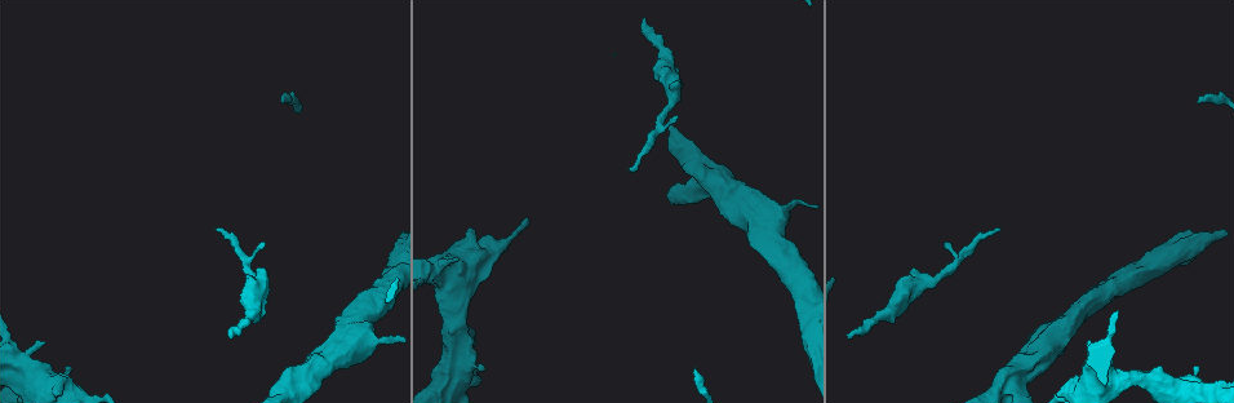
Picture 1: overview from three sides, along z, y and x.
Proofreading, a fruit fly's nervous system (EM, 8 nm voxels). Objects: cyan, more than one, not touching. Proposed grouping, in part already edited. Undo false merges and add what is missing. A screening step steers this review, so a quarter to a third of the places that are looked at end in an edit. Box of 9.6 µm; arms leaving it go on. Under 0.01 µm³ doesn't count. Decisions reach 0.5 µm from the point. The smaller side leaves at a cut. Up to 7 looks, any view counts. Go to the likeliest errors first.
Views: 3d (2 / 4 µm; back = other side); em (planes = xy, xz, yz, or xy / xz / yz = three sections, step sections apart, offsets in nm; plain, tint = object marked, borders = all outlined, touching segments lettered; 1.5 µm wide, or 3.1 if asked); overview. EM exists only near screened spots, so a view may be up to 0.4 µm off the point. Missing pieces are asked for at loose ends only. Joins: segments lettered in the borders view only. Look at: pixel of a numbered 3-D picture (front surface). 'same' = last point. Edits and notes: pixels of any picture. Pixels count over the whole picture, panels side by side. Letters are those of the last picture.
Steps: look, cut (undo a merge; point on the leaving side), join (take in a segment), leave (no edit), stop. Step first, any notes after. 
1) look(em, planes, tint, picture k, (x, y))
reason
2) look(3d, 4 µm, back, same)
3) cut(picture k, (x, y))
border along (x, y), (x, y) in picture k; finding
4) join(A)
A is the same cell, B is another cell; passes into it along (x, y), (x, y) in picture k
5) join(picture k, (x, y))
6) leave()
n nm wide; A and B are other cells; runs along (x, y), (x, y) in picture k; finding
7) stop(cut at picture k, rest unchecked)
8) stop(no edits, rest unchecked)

look(3d, 2 µm, picture 1, (999, 230))
an open end

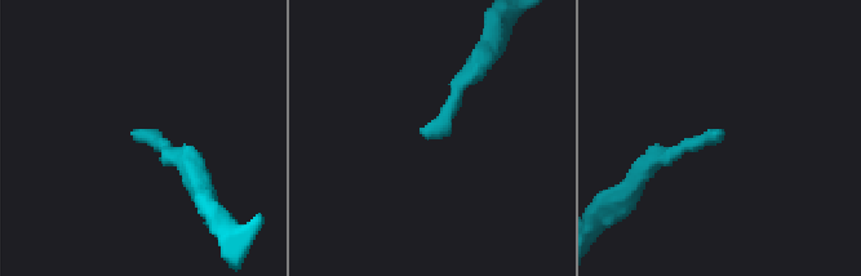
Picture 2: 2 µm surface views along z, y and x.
look(em, xz, step 4, tint, picture 2, (720, 129))

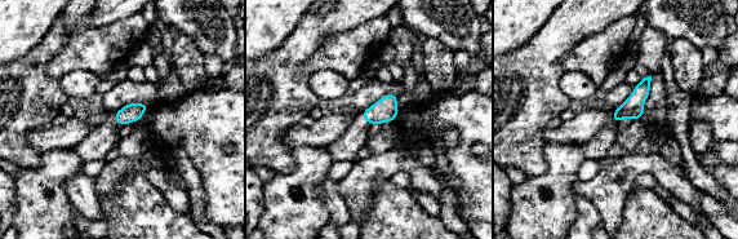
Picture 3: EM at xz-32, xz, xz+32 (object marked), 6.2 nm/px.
look(em, planes, borders, same)

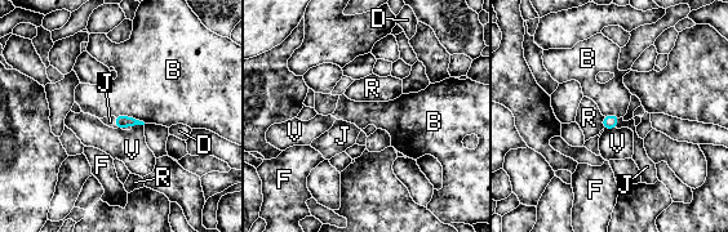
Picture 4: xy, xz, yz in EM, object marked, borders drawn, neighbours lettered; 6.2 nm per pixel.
join(J)
B touches over 200 nm; J is the same cell, B, D, F, R and V are other cells; passes into it along (121, 121), (115, 121), (110, 121) in picture 4; it goes on there

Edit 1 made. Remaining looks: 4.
look(overview)

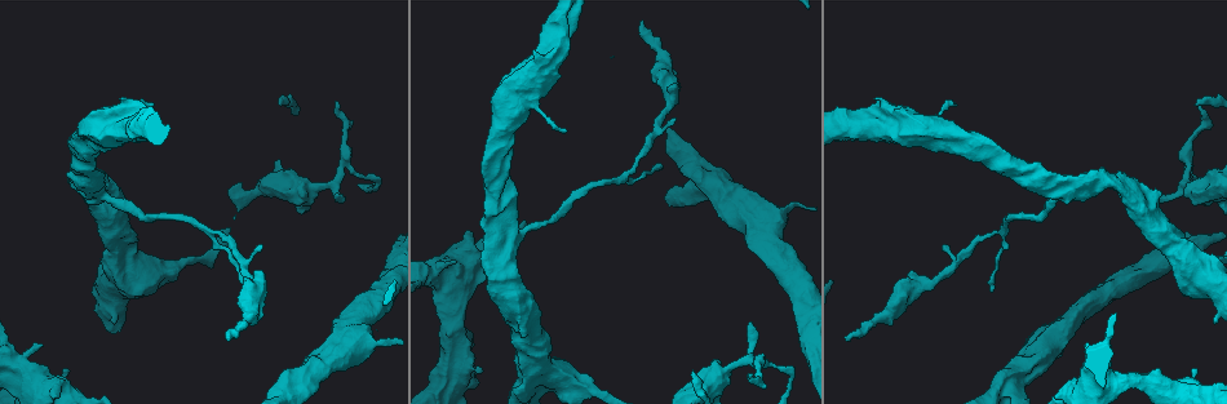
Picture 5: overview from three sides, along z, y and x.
look(em, planes, borders, picture 5, (1194, 369))
thick end

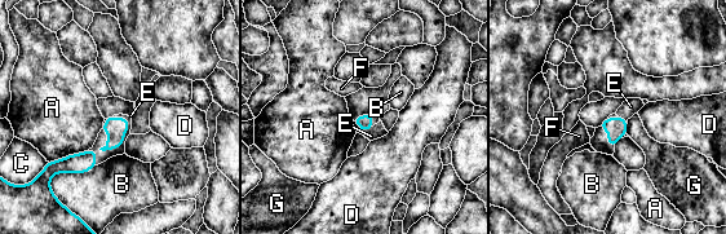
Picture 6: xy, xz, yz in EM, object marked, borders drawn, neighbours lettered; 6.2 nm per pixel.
join(E)
E is the same cell, A, B, C, D, F and G are other cells; passes into it along (366, 122), (366, 129), (377, 131) in picture 6; it goes on there

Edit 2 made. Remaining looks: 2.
stop(join at picture 4, join at picture 6, rest unchecked)

